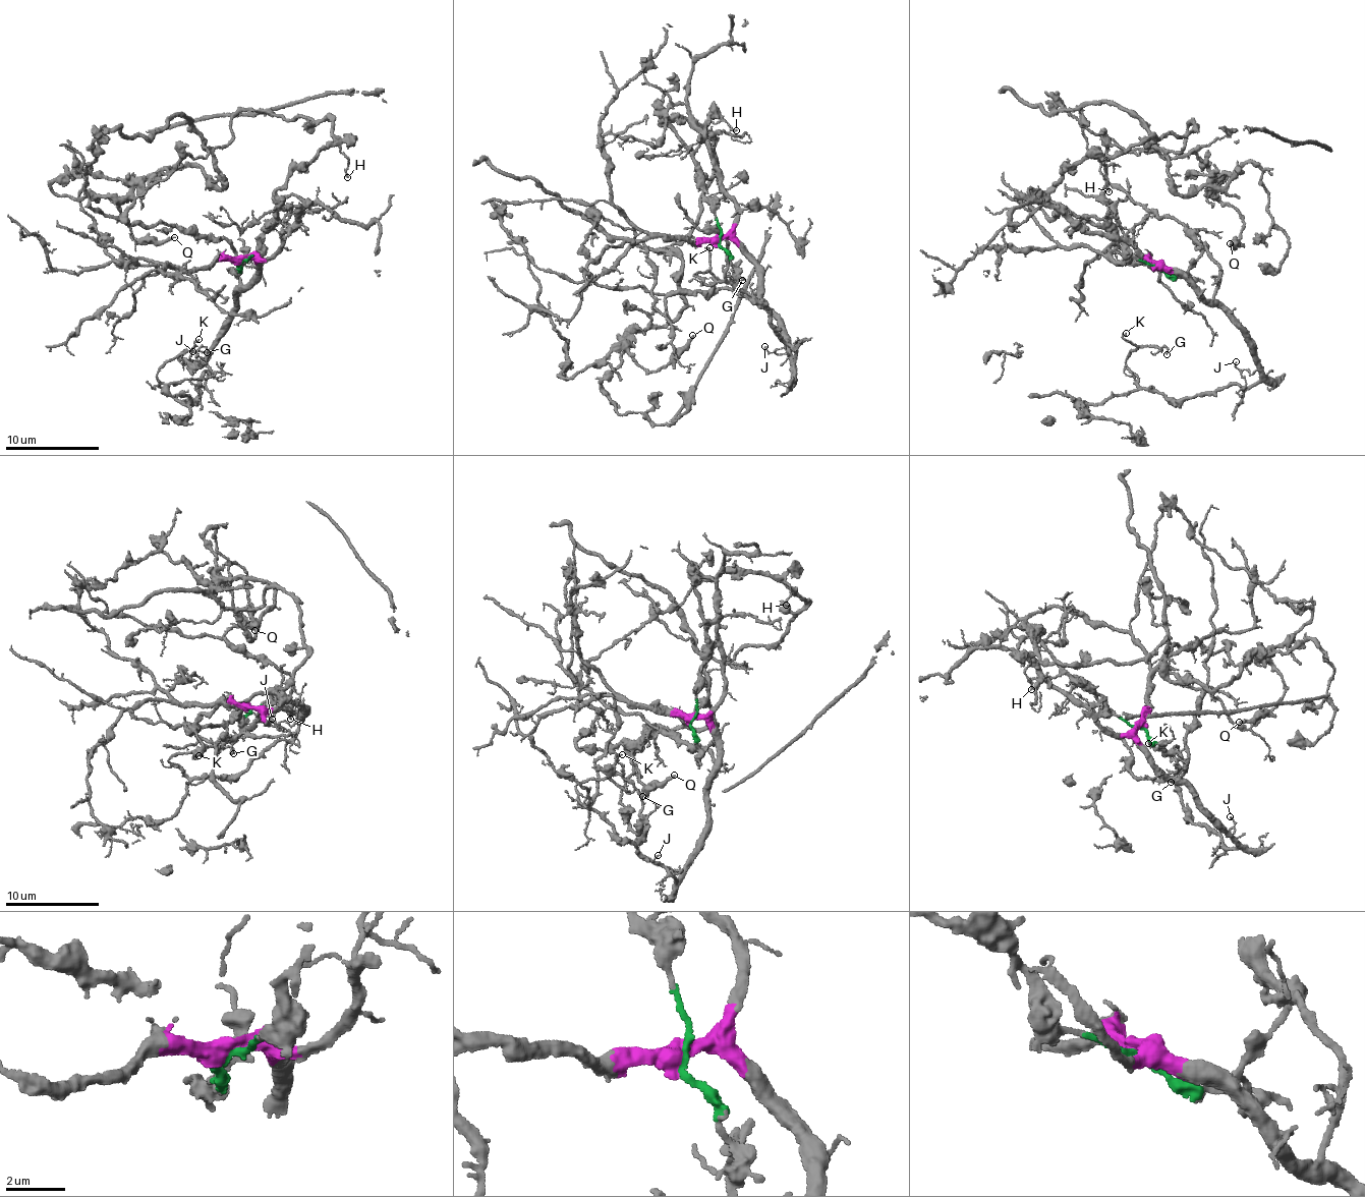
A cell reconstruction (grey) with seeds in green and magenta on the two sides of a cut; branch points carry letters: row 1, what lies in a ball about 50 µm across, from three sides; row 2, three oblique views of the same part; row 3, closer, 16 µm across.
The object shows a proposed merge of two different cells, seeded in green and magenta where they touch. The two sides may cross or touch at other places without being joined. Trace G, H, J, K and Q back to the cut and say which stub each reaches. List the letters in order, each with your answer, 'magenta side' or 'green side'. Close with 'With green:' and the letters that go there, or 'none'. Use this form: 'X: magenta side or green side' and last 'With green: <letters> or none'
G: magenta side
H: green side
J: magenta side
K: magenta side
Q: green side
With green: H, Q

